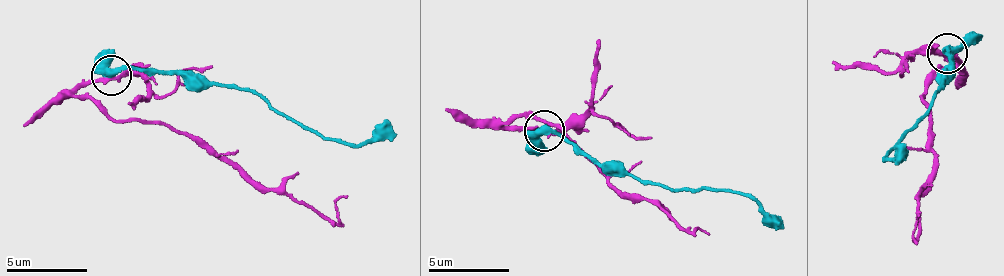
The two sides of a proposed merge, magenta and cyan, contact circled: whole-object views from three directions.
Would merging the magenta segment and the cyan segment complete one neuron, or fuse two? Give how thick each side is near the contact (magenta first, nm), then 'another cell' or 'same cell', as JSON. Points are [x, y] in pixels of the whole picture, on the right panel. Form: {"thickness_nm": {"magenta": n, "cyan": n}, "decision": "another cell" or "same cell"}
{"thickness_nm": {"magenta": 240, "cyan": 400}, "decision": "another cell"}

